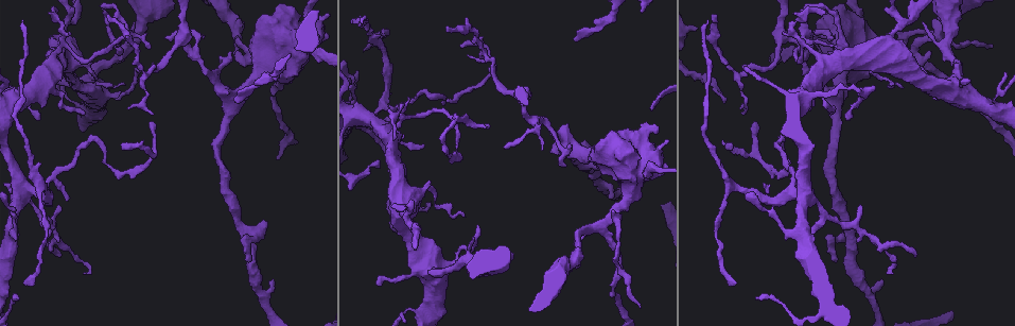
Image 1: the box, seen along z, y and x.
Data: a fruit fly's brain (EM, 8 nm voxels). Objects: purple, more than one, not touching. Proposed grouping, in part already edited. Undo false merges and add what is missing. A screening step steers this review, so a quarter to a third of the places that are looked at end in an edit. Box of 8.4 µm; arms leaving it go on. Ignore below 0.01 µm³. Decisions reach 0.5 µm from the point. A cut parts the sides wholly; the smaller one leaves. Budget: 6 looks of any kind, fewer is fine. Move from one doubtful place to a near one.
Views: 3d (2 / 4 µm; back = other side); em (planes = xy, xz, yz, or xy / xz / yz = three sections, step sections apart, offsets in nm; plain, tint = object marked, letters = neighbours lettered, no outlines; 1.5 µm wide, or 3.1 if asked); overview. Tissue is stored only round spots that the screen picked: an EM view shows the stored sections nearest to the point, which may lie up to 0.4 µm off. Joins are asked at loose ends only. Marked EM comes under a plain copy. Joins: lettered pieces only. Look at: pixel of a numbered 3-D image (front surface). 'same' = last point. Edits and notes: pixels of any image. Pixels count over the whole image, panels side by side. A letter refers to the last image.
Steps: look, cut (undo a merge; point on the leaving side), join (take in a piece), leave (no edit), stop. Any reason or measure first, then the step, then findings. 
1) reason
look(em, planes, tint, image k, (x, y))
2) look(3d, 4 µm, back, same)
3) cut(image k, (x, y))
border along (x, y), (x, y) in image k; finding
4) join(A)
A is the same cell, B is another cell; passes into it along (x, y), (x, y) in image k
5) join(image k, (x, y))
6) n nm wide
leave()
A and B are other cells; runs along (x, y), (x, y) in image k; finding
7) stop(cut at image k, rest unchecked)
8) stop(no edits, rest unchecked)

free end
look(em, xy, step 8, tint, image 1, (67, 200))

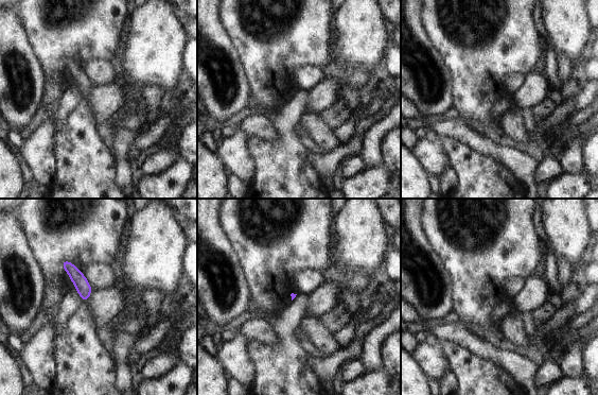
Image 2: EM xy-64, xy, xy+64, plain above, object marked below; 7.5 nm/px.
another direction
look(em, planes, letters, same)

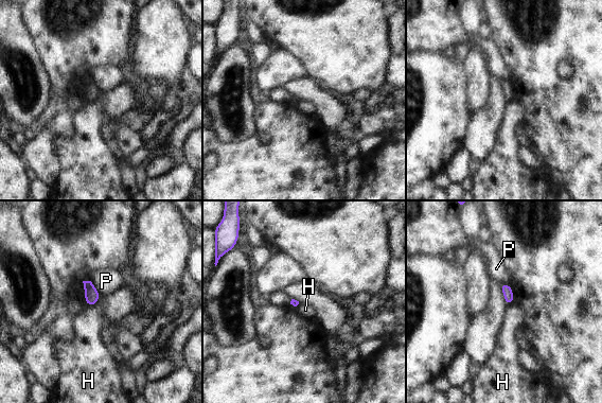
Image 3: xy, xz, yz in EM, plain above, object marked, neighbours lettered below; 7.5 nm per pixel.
leave()
H and P are other cells; border along (95, 302), (88, 305) in image 3; no lettered piece goes on from it

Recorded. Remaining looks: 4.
tapers out
look(3d, 4 µm, image 1, (812, 45))

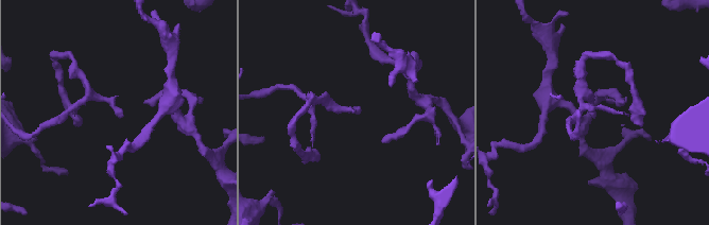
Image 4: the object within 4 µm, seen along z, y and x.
look(em, xy, step 8, letters, image 4, (359, 107))

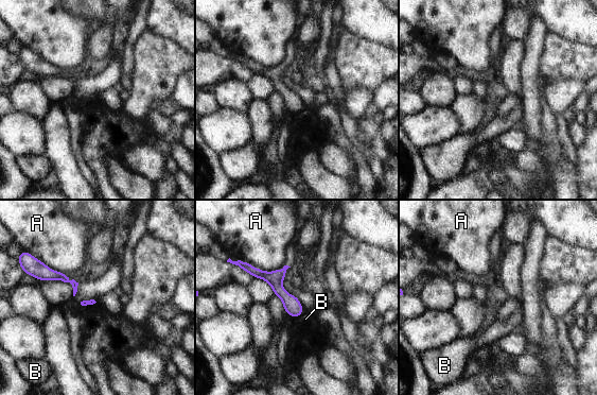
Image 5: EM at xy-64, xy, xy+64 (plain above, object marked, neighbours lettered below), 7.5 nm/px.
leave()
A and B are other cells; runs along (245, 267), (265, 275), (299, 311) in image 5; none of them fits

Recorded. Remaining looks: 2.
an open end
look(em, planes, letters, image 1, (224, 59))

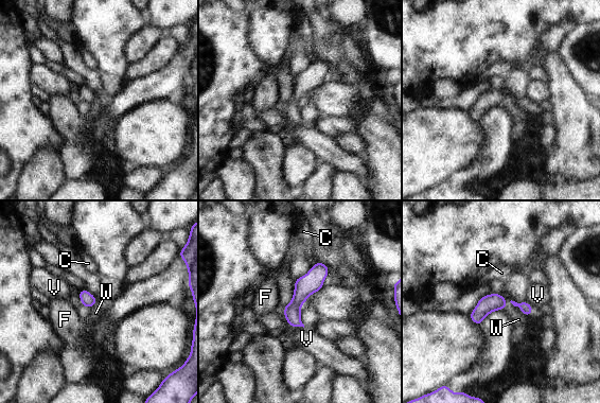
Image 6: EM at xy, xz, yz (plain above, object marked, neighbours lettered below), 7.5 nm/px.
leave()
C, F, V and W are other cells; runs along (319, 264), (293, 308), (293, 323) in image 6; no lettered piece goes on from it

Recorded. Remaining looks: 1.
stop(no edits, rest unchecked)

